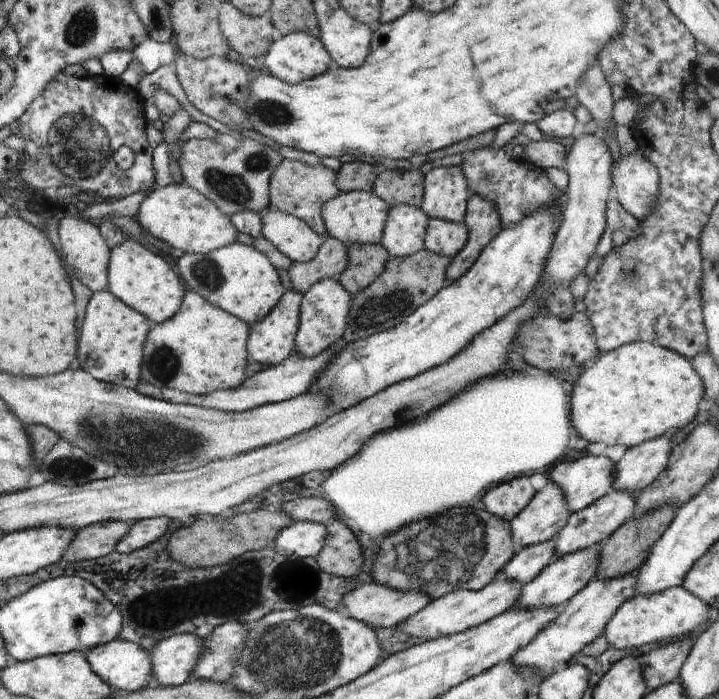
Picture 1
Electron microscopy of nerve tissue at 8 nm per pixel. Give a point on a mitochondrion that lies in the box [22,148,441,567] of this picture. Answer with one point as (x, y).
(130, 441)

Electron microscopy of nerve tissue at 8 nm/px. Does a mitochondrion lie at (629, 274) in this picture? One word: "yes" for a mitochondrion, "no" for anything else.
yes

